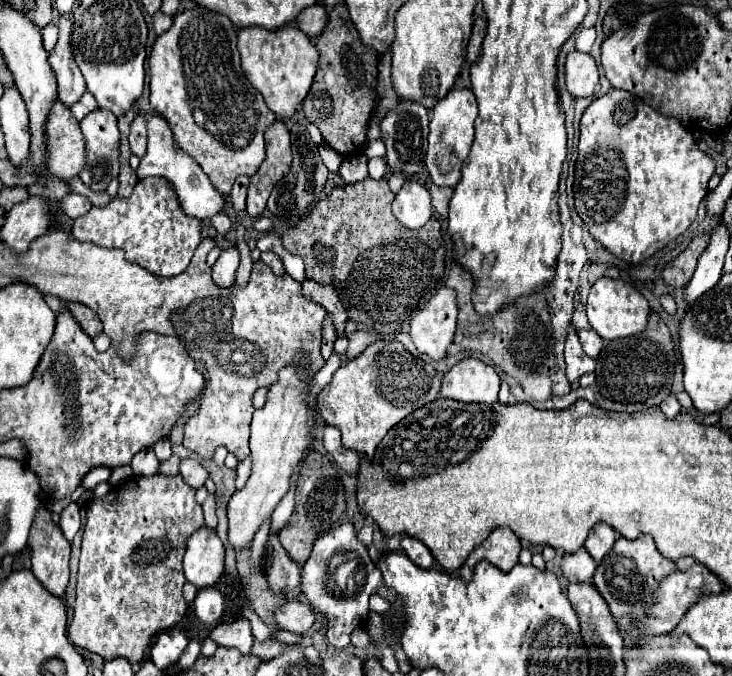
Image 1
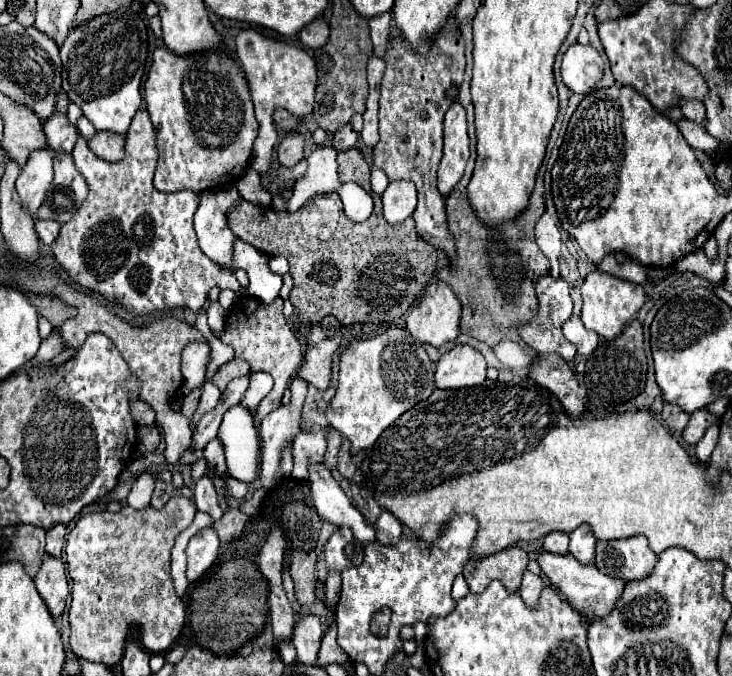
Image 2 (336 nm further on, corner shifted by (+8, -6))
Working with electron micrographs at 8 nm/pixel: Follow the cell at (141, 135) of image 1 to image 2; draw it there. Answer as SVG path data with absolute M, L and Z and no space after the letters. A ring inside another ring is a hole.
M99 131L97 137L89 143L95 155L99 155L105 161L119 161L125 155L125 137L115 135L111 131Z

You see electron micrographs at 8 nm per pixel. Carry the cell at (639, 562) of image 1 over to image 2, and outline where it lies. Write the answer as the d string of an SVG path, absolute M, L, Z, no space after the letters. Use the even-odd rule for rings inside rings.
M643 535L619 539L619 541L599 541L595 565L599 571L621 577L621 579L645 579L657 563L657 555L649 549Z

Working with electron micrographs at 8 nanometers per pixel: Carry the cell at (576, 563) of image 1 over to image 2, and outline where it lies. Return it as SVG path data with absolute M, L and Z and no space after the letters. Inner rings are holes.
M553 531L545 537L543 541L543 549L545 551L551 551L555 555L567 555L567 533L559 533L559 531Z

